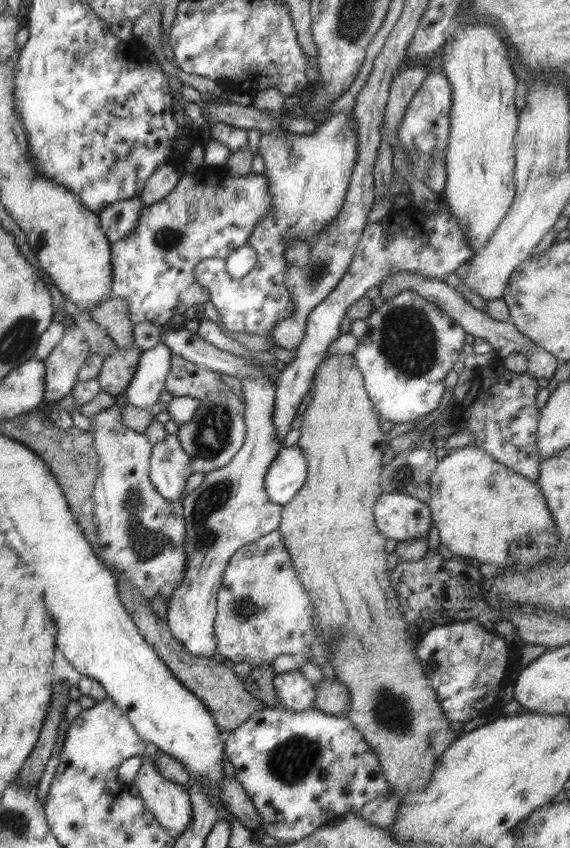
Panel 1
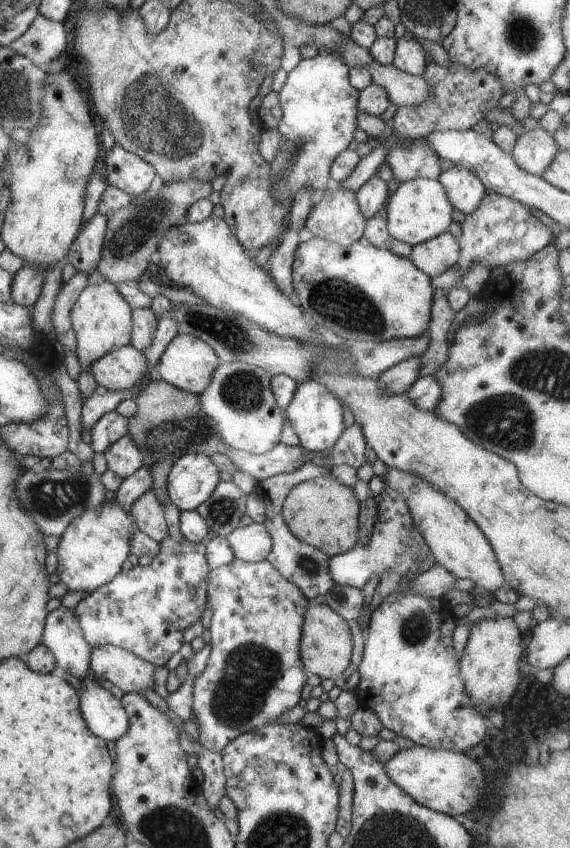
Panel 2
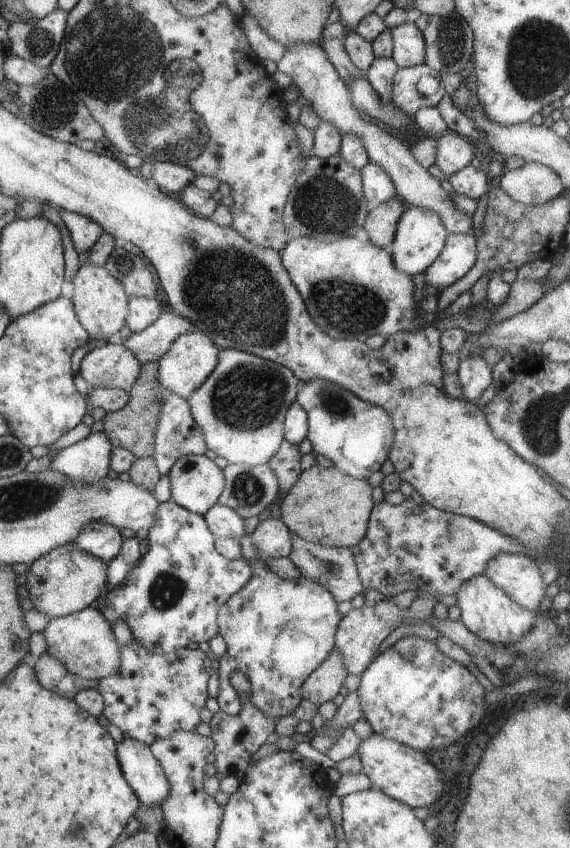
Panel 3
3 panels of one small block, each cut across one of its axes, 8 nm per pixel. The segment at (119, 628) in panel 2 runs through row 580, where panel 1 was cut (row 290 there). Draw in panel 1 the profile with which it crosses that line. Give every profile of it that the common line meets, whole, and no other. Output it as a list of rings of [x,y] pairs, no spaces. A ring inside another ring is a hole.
[[[196,171],[195,174],[180,175],[178,184],[176,184],[172,192],[169,192],[163,200],[142,208],[138,217],[137,228],[134,228],[134,230],[125,238],[122,238],[122,240],[112,243],[112,290],[110,290],[110,299],[123,299],[128,301],[130,308],[129,317],[132,324],[135,325],[138,324],[138,322],[148,320],[148,322],[152,322],[156,326],[163,326],[163,324],[168,321],[176,321],[182,318],[188,308],[209,302],[210,294],[208,290],[203,289],[202,286],[199,285],[198,279],[194,276],[194,267],[201,261],[207,259],[222,258],[225,260],[234,250],[246,245],[248,238],[252,236],[252,229],[256,228],[259,220],[269,213],[269,208],[272,206],[271,200],[272,196],[269,193],[269,184],[267,184],[265,173],[263,175],[250,173],[245,177],[230,176],[230,178],[226,178],[225,174],[224,178],[220,180],[220,184],[216,184],[216,186],[214,186],[214,178],[212,178],[212,176],[208,176],[208,178],[198,176],[198,171]]]

